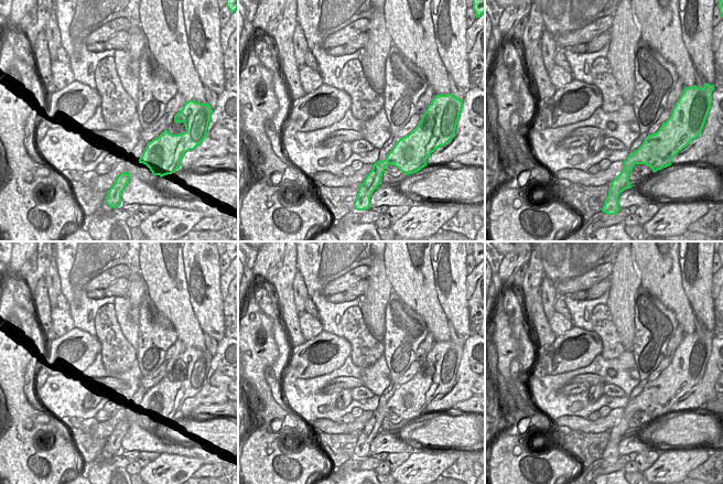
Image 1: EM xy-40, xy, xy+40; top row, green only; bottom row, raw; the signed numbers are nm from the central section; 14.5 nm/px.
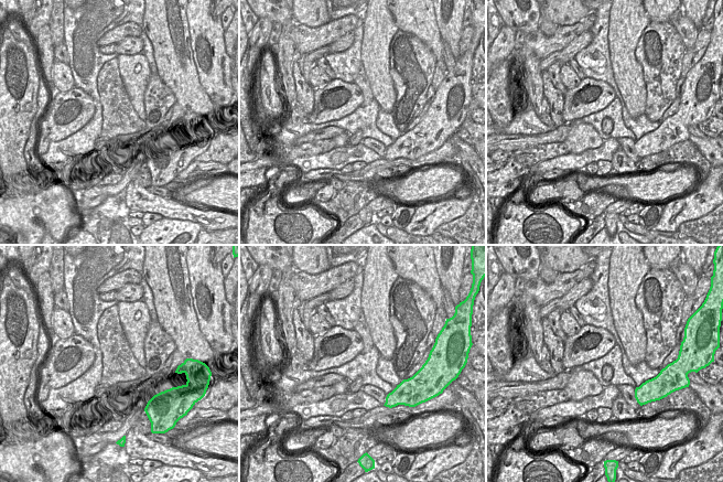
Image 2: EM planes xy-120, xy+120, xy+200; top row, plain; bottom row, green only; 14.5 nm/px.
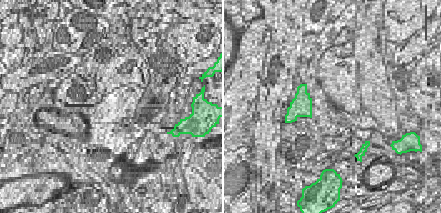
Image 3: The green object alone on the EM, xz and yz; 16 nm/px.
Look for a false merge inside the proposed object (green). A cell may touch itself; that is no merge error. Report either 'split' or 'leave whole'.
leave whole

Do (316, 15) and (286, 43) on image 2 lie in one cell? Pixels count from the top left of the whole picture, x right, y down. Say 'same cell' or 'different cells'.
different cells

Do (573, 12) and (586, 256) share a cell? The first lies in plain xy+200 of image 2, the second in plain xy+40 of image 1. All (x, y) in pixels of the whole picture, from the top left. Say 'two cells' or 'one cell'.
two cells

